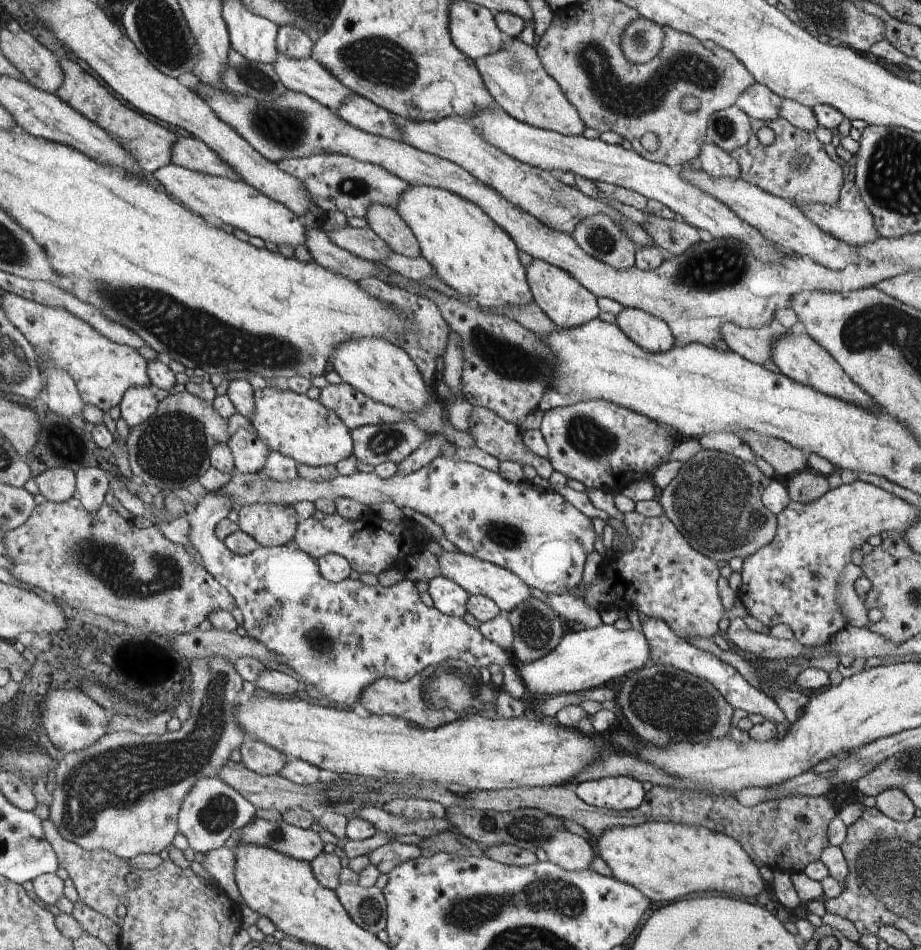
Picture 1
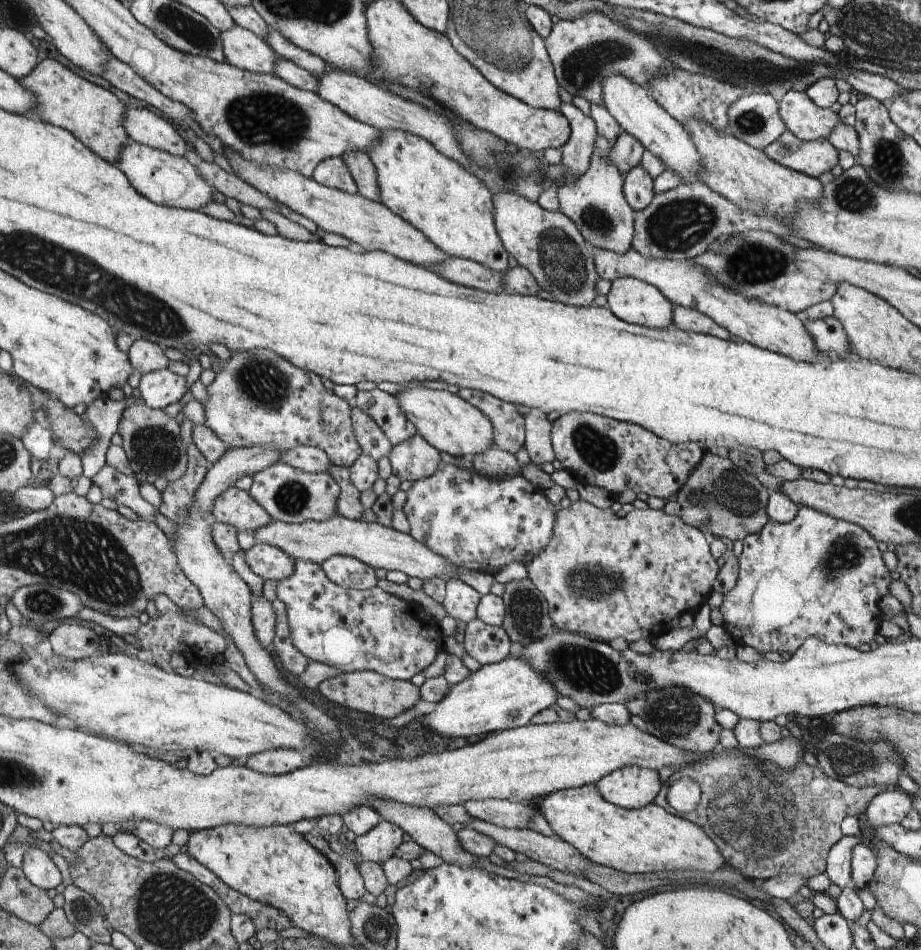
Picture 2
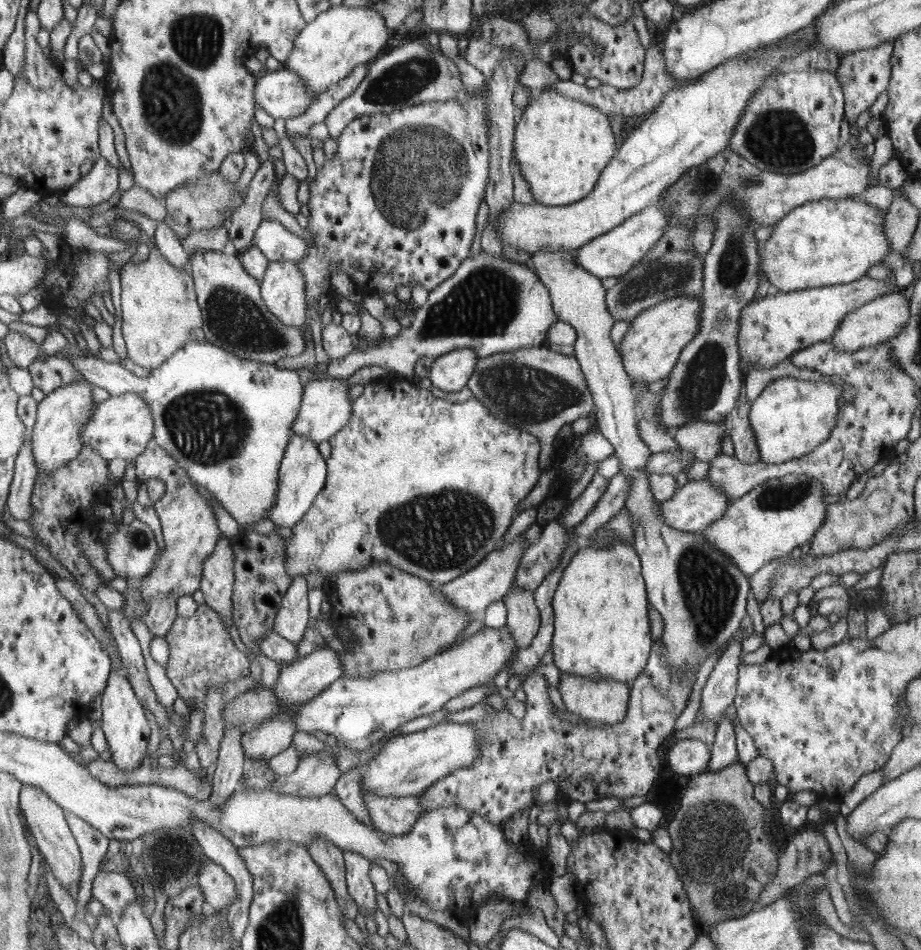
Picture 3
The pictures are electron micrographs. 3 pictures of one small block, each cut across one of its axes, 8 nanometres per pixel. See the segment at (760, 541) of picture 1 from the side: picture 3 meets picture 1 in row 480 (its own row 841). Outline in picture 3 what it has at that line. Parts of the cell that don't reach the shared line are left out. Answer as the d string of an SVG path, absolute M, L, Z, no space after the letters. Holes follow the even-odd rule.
M742 763L728 765L722 772L705 772L689 778L682 806L668 824L672 840L669 858L677 873L681 875L696 910L698 920L705 928L728 920L745 917L754 910L762 891L775 878L780 864L778 853L766 835L766 806L754 796L756 786L749 780L748 772Z

